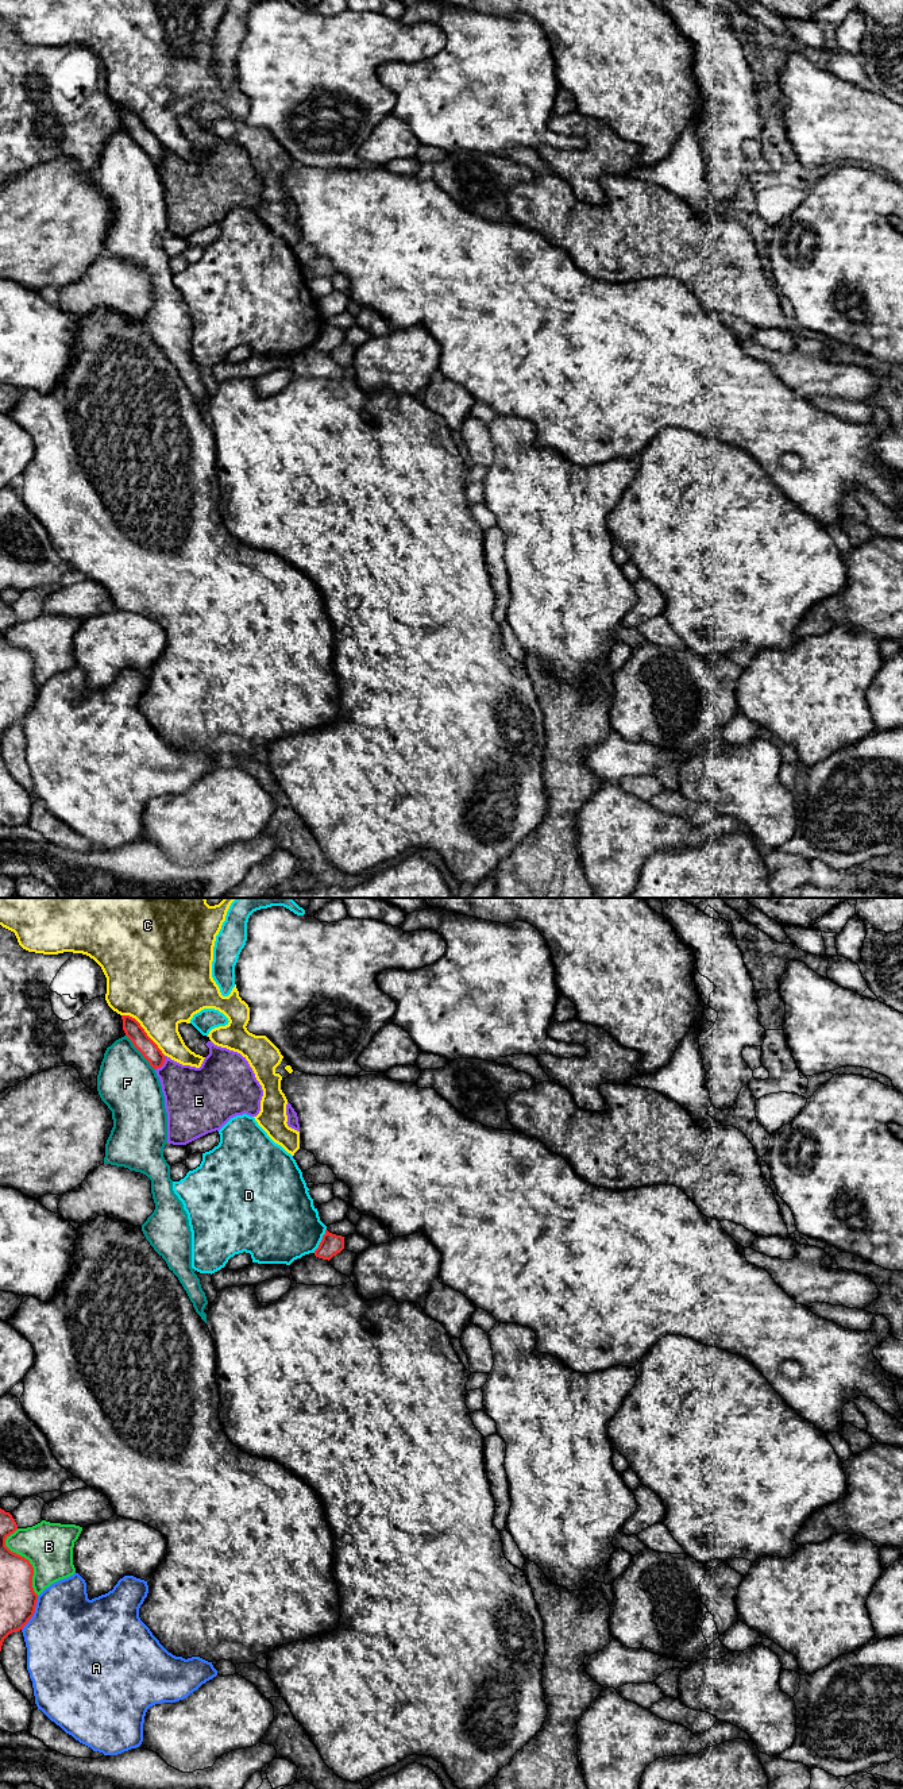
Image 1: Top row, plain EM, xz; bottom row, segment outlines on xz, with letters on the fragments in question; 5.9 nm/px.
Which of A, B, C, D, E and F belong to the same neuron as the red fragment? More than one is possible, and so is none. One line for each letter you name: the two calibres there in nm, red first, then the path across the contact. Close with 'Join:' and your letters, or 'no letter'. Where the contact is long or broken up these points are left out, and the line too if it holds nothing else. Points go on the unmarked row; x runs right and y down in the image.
Join: no letter

